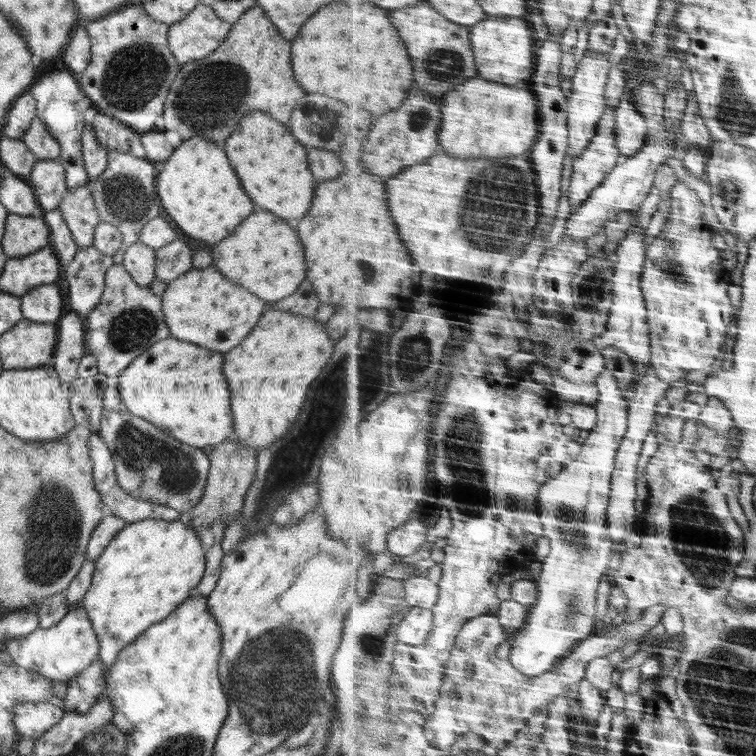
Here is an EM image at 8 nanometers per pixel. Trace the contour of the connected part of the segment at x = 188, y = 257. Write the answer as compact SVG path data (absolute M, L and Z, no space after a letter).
M180 238L155 250L155 276L166 284L193 268L194 250Z

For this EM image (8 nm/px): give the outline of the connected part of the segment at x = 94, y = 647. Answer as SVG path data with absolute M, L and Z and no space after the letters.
M78 606L68 608L66 615L48 629L38 627L26 636L11 638L3 650L10 654L15 666L40 674L54 683L68 684L99 659L99 640L86 609Z

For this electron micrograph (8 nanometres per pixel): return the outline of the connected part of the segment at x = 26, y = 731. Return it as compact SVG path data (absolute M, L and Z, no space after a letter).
M21 702L14 706L14 727L19 737L36 740L67 718L60 706L49 702Z

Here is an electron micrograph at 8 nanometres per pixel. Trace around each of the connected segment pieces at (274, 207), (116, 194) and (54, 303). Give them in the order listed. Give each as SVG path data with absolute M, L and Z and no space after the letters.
M258 110L242 118L238 130L226 140L230 166L250 200L282 220L300 220L312 205L316 181L308 167L307 149L291 134L287 124Z
M112 151L108 152L106 169L92 183L94 191L91 192L91 196L101 221L116 226L123 236L120 249L112 256L114 265L120 265L126 249L139 241L145 224L164 214L164 208L160 205L160 198L156 193L156 180L156 168L148 159Z
M53 284L32 287L20 301L23 318L28 320L56 324L62 316L62 296Z

